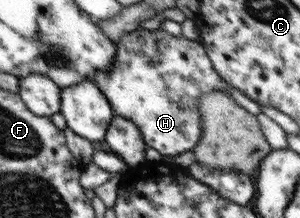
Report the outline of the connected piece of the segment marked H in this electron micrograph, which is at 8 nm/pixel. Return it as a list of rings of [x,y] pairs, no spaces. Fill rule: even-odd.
[[[162,30],[133,31],[116,44],[115,62],[109,71],[95,73],[95,85],[109,101],[114,114],[136,124],[146,146],[162,156],[193,151],[202,137],[199,98],[213,91],[230,92],[214,70],[201,42],[176,38]]]

